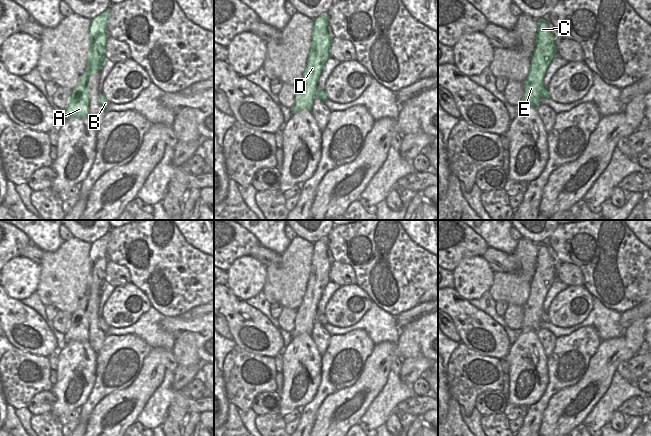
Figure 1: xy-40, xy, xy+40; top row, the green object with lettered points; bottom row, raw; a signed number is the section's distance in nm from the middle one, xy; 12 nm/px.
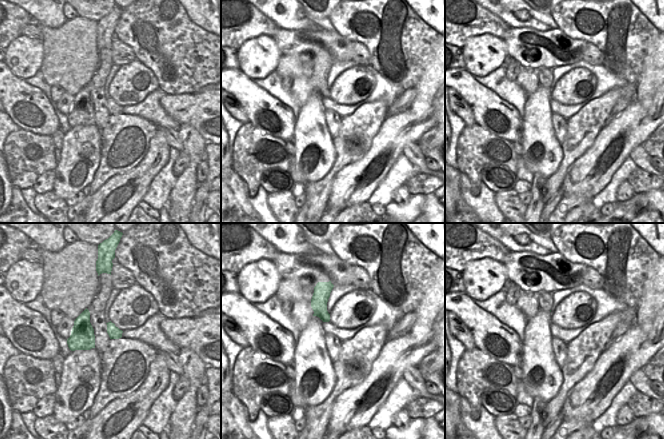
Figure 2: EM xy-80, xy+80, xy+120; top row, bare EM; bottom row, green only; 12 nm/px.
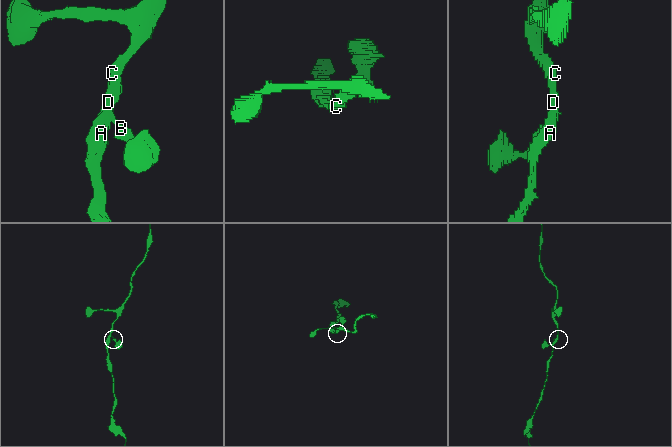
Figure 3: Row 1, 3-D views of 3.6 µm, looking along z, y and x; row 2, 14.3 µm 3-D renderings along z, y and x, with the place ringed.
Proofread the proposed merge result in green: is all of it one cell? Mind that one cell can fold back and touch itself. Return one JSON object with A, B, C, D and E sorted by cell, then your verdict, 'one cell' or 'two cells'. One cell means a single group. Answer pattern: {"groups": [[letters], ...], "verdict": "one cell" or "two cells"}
{"groups": [["A", "B", "C", "D", "E"]], "verdict": "one cell"}

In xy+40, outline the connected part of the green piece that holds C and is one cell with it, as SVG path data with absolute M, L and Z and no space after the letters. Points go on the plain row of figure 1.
M546 243L537 249L535 274L531 281L528 300L524 305L524 318L517 333L538 330L540 321L550 323L549 316L543 311L543 302L552 283L556 280L555 262L548 252Z

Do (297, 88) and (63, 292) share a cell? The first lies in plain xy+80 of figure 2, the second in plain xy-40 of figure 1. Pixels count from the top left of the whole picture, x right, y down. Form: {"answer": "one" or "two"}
{"answer": "two"}

